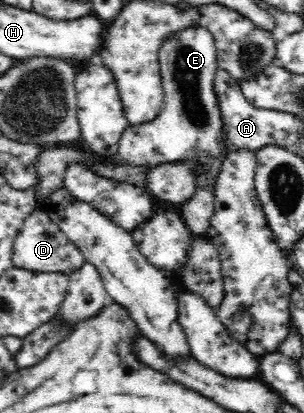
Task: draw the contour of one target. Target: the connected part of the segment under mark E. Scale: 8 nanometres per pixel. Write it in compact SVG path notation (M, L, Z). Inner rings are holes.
M205 28L184 29L172 38L164 41L159 49L160 74L164 89L164 103L153 121L129 126L118 141L116 159L139 168L151 169L164 163L191 162L195 174L195 191L201 188L213 188L224 159L233 151L228 149L224 119L214 90L215 74L218 70L217 48L211 33Z

